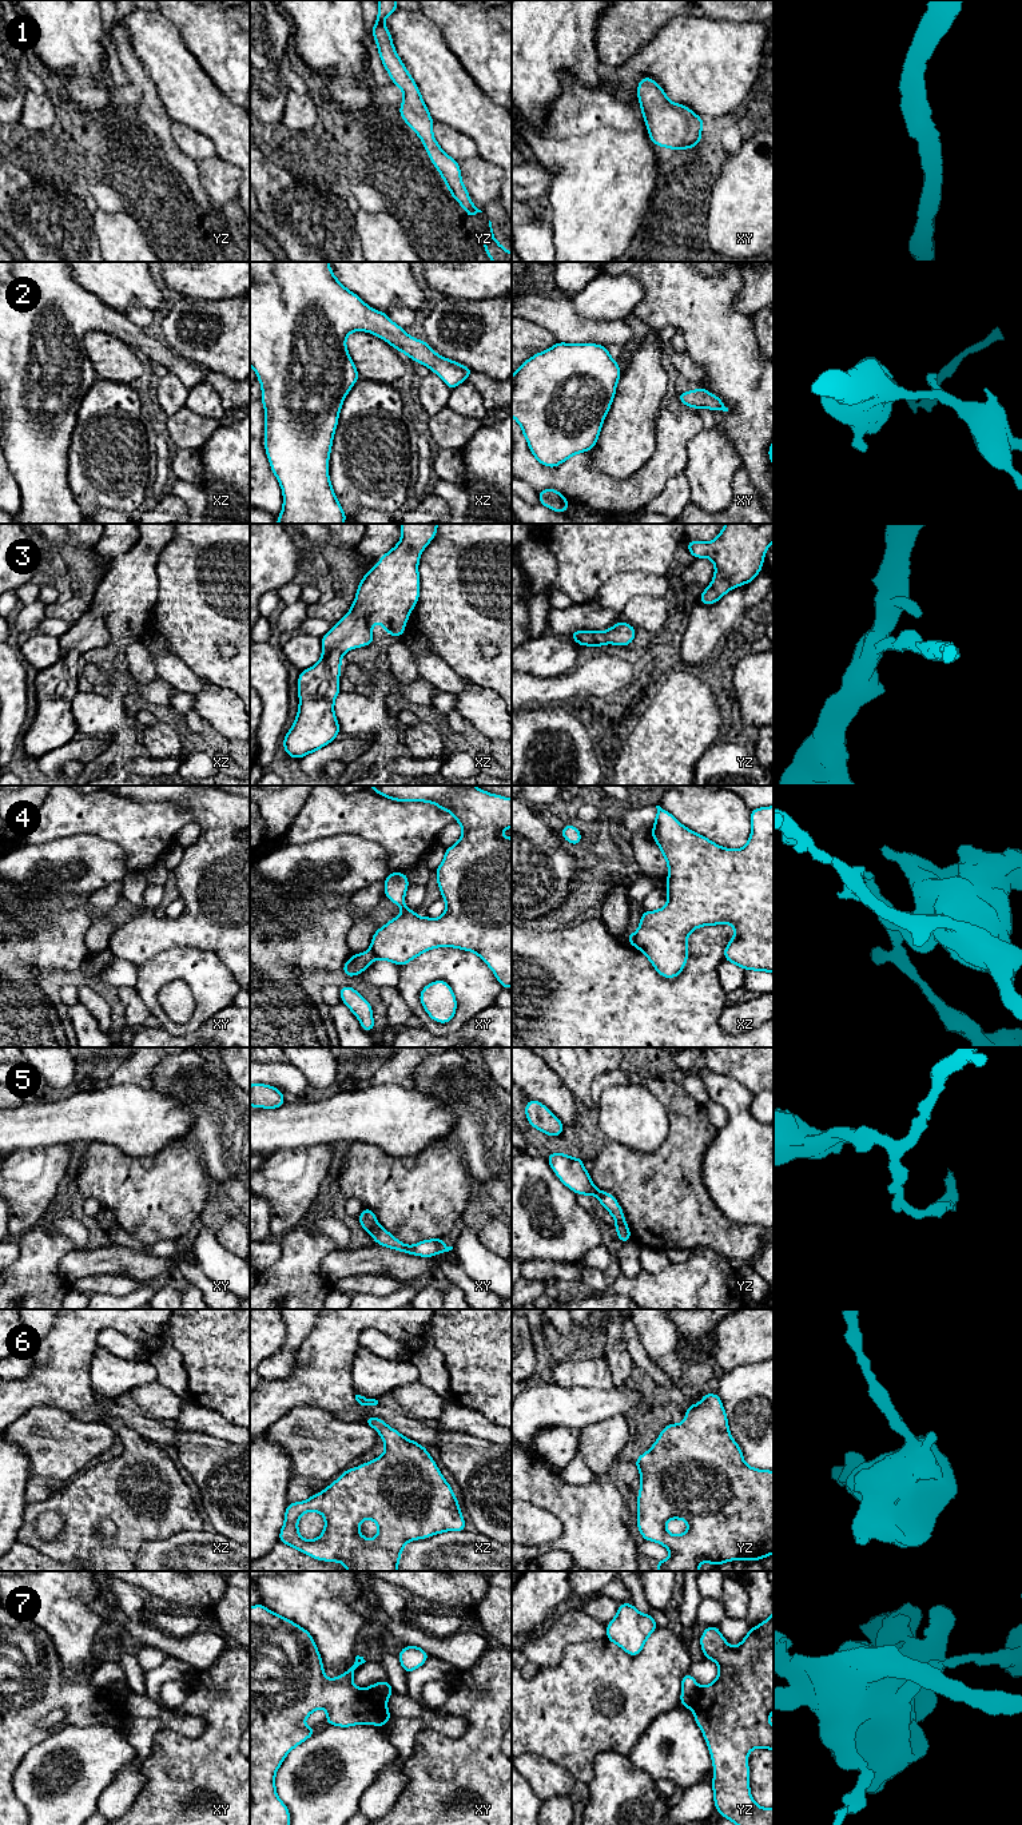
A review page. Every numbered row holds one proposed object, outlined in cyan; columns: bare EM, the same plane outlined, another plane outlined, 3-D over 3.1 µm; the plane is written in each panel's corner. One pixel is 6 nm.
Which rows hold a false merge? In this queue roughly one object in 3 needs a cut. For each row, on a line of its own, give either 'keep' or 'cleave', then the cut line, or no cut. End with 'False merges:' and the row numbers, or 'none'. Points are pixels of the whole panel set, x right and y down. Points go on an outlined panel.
1: keep | no cut
2: keep | no cut
3: keep | no cut
4: cleave | xy (370, 950), (376, 957)
5: cleave | yz (616, 1221), (628, 1229)
6: keep | no cut
7: cleave | xy (366, 1689), (385, 1704)
False merges: 4, 5, 7

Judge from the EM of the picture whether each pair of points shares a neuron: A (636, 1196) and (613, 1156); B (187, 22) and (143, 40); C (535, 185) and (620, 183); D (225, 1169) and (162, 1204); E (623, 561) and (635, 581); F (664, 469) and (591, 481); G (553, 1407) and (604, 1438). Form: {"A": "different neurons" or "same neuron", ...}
{"A": "same neuron", "B": "different neurons", "C": "different neurons", "D": "different neurons", "E": "different neurons", "F": "same neuron", "G": "different neurons"}

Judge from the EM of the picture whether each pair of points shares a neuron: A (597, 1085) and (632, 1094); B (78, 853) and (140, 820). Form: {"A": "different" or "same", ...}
{"A": "different", "B": "different"}

